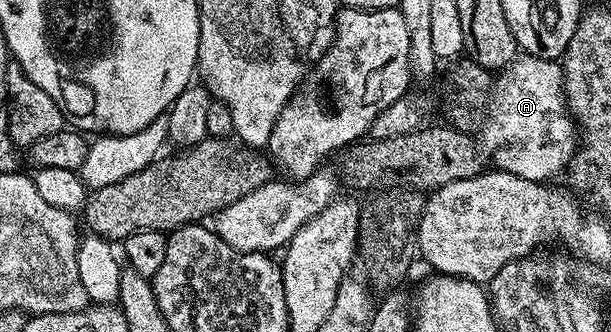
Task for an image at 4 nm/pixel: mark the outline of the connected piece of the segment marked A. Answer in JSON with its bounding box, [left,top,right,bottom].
[477,54,577,184]

